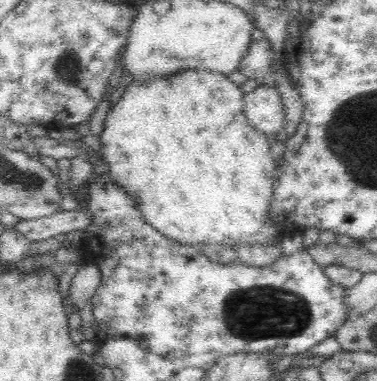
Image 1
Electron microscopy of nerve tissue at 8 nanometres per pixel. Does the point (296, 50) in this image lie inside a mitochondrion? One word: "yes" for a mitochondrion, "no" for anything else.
no

